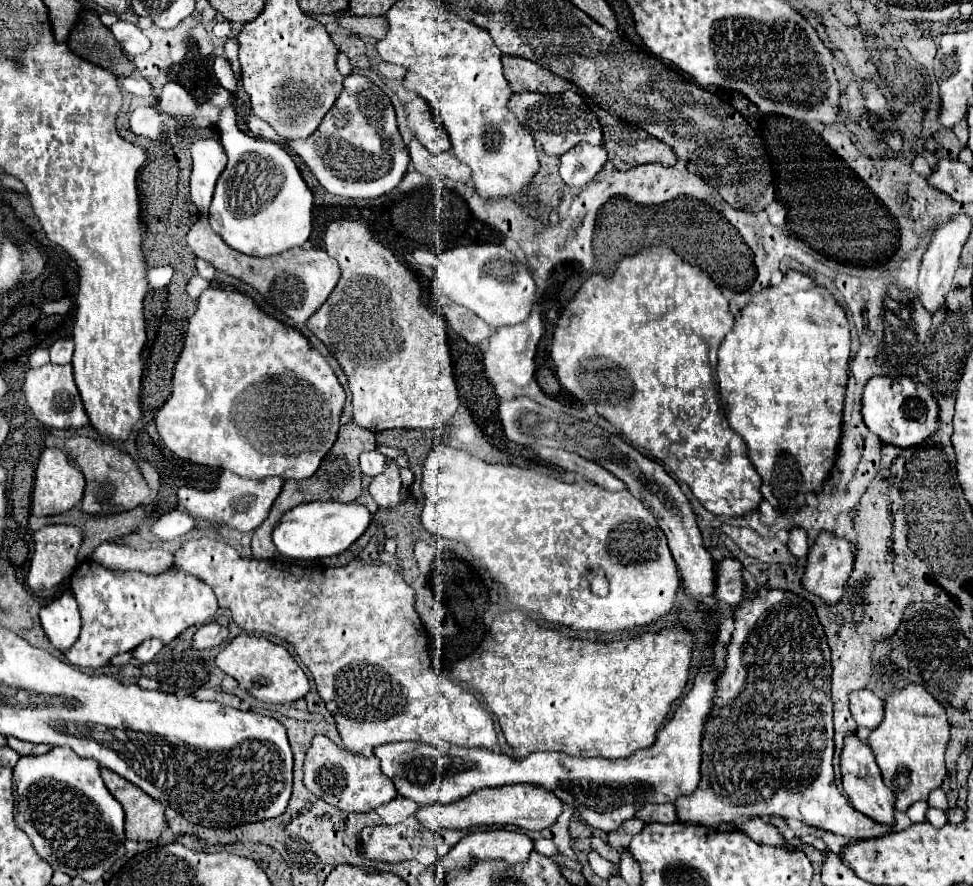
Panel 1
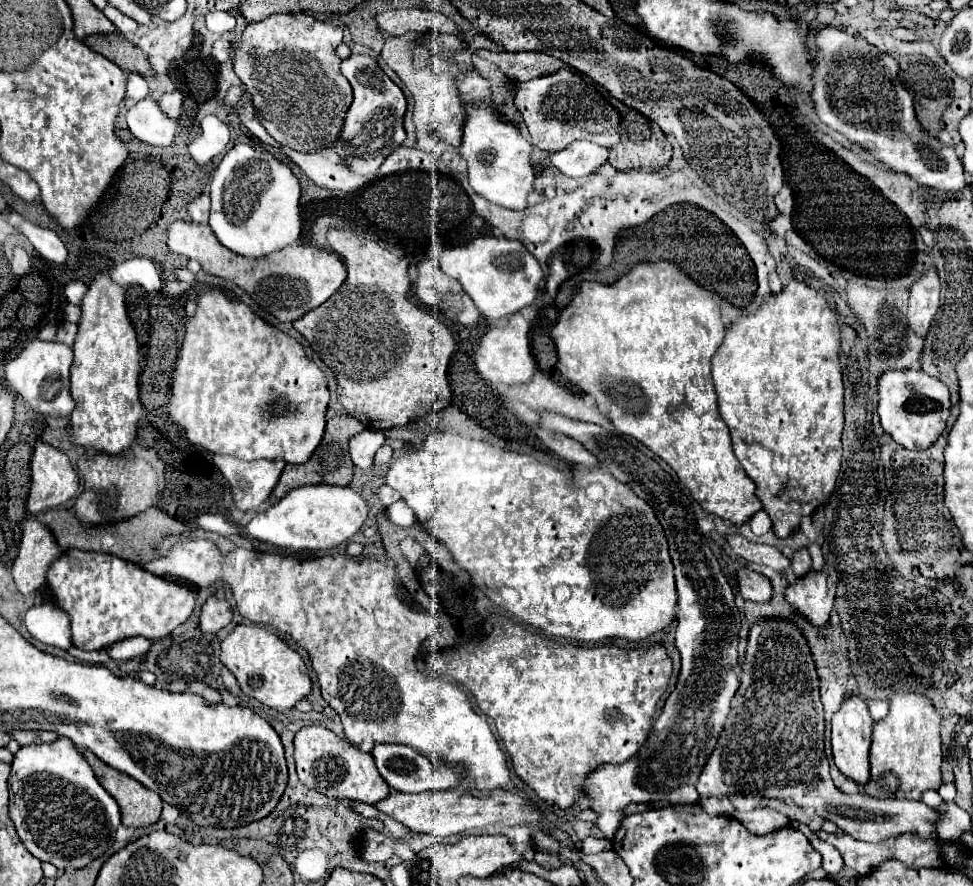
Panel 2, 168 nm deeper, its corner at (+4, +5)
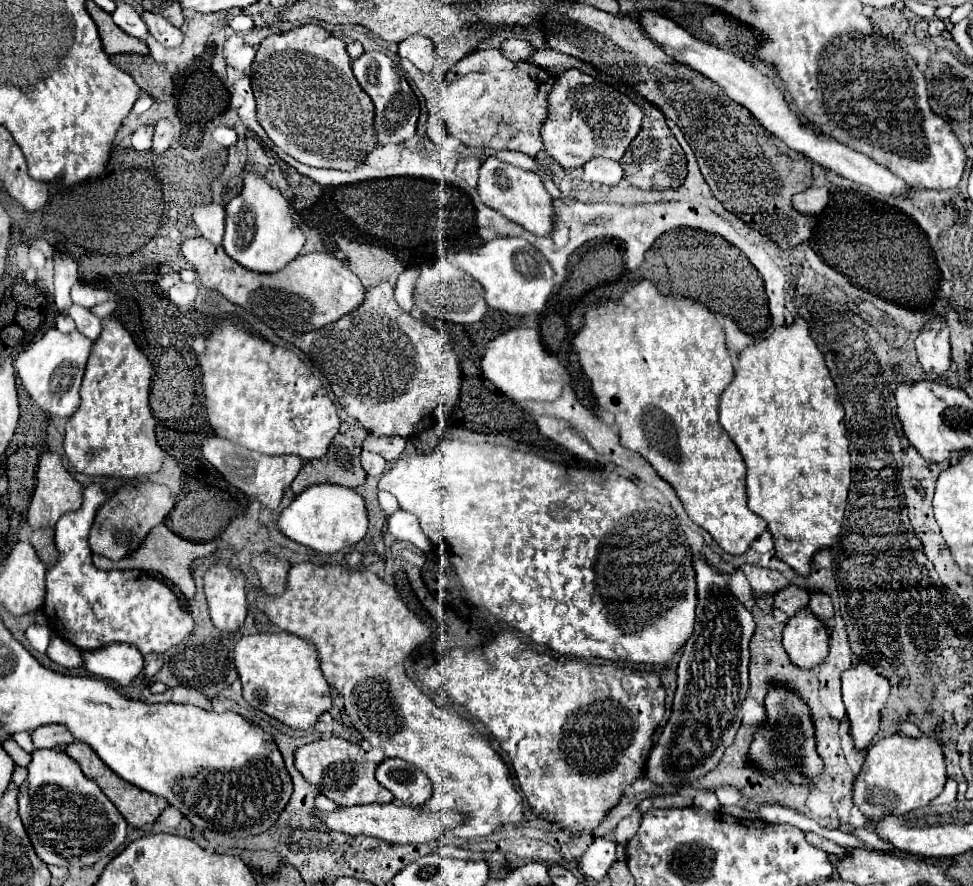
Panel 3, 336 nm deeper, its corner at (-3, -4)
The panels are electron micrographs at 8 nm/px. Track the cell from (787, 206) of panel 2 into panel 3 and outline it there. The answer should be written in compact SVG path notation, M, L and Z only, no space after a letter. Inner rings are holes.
M808 188L806 192L800 192L792 198L792 204L798 212L804 214L820 214L830 202L830 188Z

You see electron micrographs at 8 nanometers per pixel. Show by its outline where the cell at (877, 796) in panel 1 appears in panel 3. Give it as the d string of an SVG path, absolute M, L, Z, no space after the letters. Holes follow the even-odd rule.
M858 660L842 674L844 706L848 712L848 720L850 720L850 732L852 732L852 738L854 738L854 744L858 750L864 750L870 744L870 740L874 738L874 734L878 732L880 710L886 704L888 694L890 694L888 678L882 676L880 672L876 672L866 660Z

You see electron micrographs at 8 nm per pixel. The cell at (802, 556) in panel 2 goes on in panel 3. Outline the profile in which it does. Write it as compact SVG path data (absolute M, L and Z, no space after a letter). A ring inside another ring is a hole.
M812 594L812 598L810 598L810 610L812 610L814 616L818 616L818 620L822 620L824 624L830 624L830 618L834 616L832 600L830 600L826 594Z

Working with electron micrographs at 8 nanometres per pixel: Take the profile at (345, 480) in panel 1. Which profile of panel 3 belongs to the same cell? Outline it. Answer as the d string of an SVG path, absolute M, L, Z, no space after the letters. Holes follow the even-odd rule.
M352 428L352 430L344 432L344 434L338 434L332 440L332 444L330 444L324 460L322 458L320 460L310 460L310 462L306 462L302 466L302 470L298 472L298 476L292 482L294 494L300 494L304 488L308 488L312 484L324 484L324 482L340 484L340 486L348 486L348 488L358 488L360 484L364 484L366 472L360 466L360 452L362 452L362 440L366 436L368 436L368 432L364 428Z

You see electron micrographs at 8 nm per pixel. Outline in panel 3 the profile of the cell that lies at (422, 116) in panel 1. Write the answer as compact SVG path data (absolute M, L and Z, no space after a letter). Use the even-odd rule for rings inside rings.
M474 50L464 56L438 88L438 116L450 134L474 148L518 150L532 158L544 150L540 128L548 118L548 94L554 76L532 62L512 62L502 50Z

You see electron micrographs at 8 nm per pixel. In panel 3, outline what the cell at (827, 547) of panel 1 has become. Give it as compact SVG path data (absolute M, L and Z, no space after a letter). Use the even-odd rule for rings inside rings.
M800 610L786 622L784 648L792 664L802 670L812 670L822 664L828 656L828 640L828 628L810 610Z

